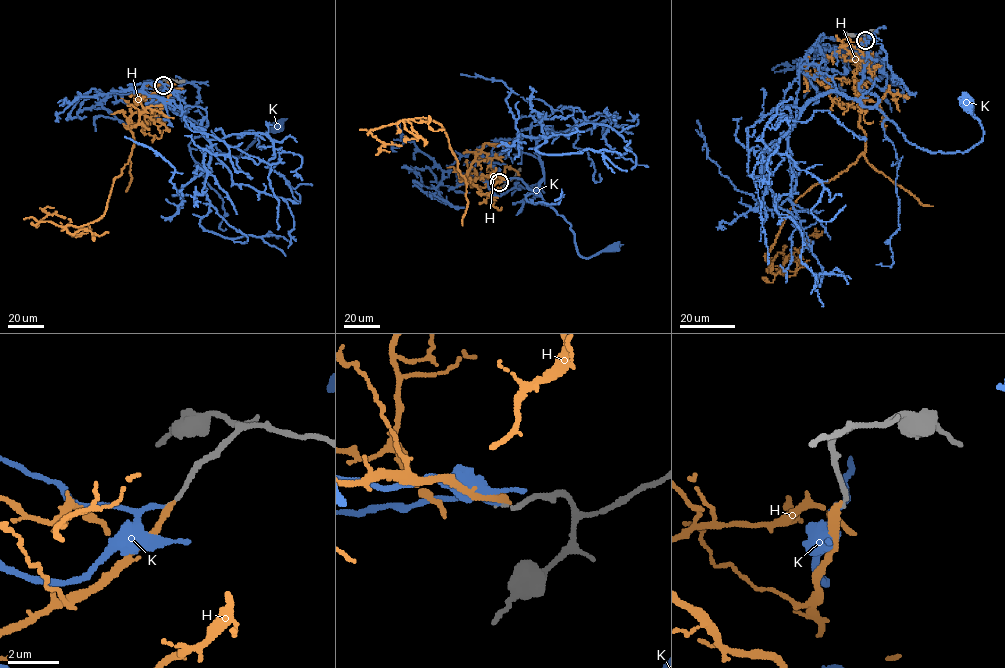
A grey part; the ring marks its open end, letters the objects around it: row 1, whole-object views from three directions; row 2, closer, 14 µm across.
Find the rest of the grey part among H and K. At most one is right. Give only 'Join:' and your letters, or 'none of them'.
Join: K

